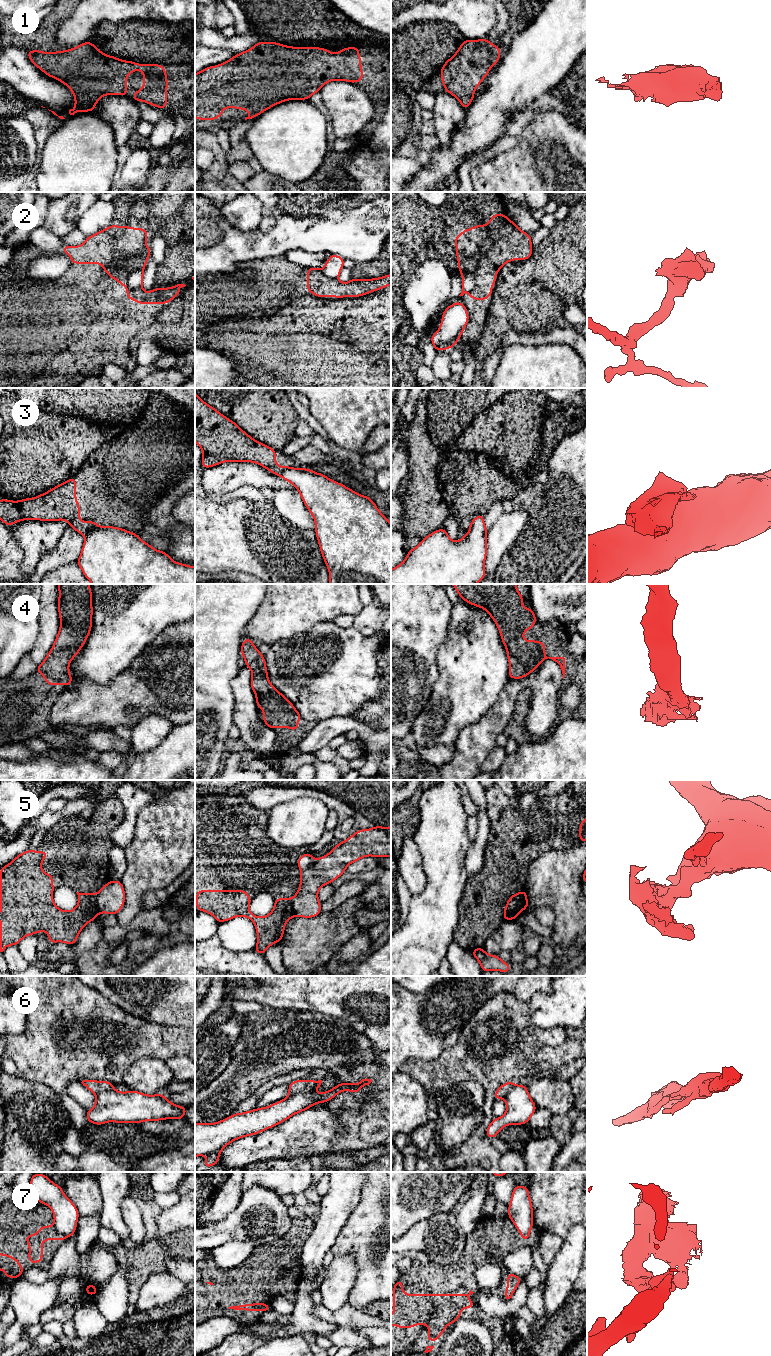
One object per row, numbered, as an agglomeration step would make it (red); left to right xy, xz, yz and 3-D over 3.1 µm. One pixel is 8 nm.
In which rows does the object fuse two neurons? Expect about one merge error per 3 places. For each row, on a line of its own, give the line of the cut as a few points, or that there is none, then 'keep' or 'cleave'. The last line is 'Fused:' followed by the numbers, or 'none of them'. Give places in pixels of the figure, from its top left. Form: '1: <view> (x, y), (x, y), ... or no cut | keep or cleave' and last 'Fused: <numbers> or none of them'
1: no cut | keep
2: xy (142, 269), (134, 269), (129, 274), (128, 287), (130, 289) | cleave
3: xy (96, 524), (84, 535) | cleave
4: no cut | keep
5: yz (521, 896), (520, 902), (514, 910), (508, 912), (504, 910) | cleave
6: xz (314, 1089), (288, 1096) | cleave
7: xy (53, 1227), (66, 1237) | cleave
Fused: 2, 3, 5, 6, 7

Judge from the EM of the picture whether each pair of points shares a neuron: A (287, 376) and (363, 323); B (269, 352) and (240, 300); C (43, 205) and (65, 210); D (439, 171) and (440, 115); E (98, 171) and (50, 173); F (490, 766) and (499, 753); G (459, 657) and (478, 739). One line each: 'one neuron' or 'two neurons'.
A: one neuron
B: two neurons
C: two neurons
D: two neurons
E: one neuron
F: one neuron
G: two neurons

